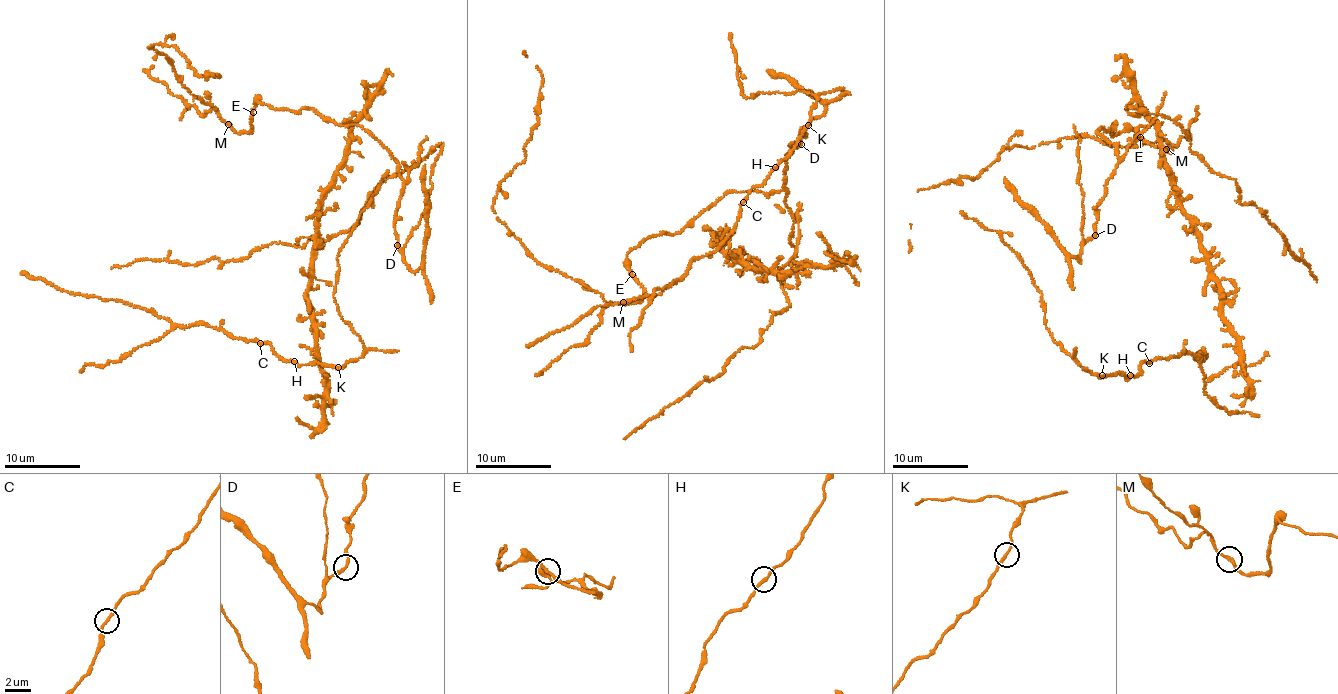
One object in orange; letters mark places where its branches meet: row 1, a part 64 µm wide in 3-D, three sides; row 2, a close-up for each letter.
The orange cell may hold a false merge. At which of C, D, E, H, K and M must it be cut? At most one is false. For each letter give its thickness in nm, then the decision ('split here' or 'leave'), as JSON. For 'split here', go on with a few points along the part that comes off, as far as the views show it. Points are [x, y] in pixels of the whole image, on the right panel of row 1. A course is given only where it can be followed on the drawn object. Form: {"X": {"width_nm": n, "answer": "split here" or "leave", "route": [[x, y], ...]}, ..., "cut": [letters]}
{"C": {"width_nm": 220, "answer": "leave"}, "D": {"width_nm": 200, "answer": "leave"}, "E": {"width_nm": 220, "answer": "leave"}, "H": {"width_nm": 220, "answer": "leave"}, "K": {"width_nm": 220, "answer": "leave"}, "M": {"width_nm": 220, "answer": "leave"}, "cut": []}

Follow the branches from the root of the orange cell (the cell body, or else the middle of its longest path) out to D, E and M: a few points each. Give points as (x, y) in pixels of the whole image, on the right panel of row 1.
D: (1081, 254), (1081, 247), (1094, 236)
E: (1081, 254), (1119, 160), (1117, 147), (1097, 131), (1116, 122), (1113, 137), (1127, 130), (1140, 136)
M: (1081, 254), (1119, 160), (1117, 147), (1097, 131), (1116, 122), (1113, 137), (1134, 131), (1166, 149)

